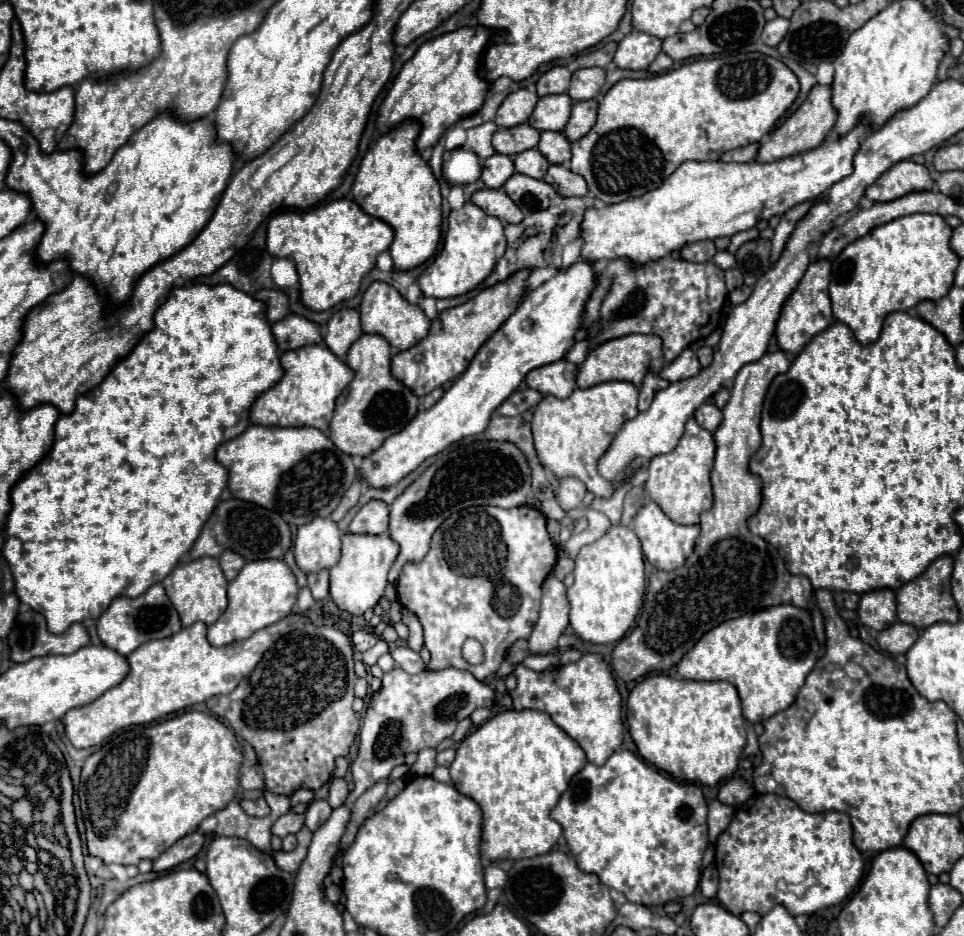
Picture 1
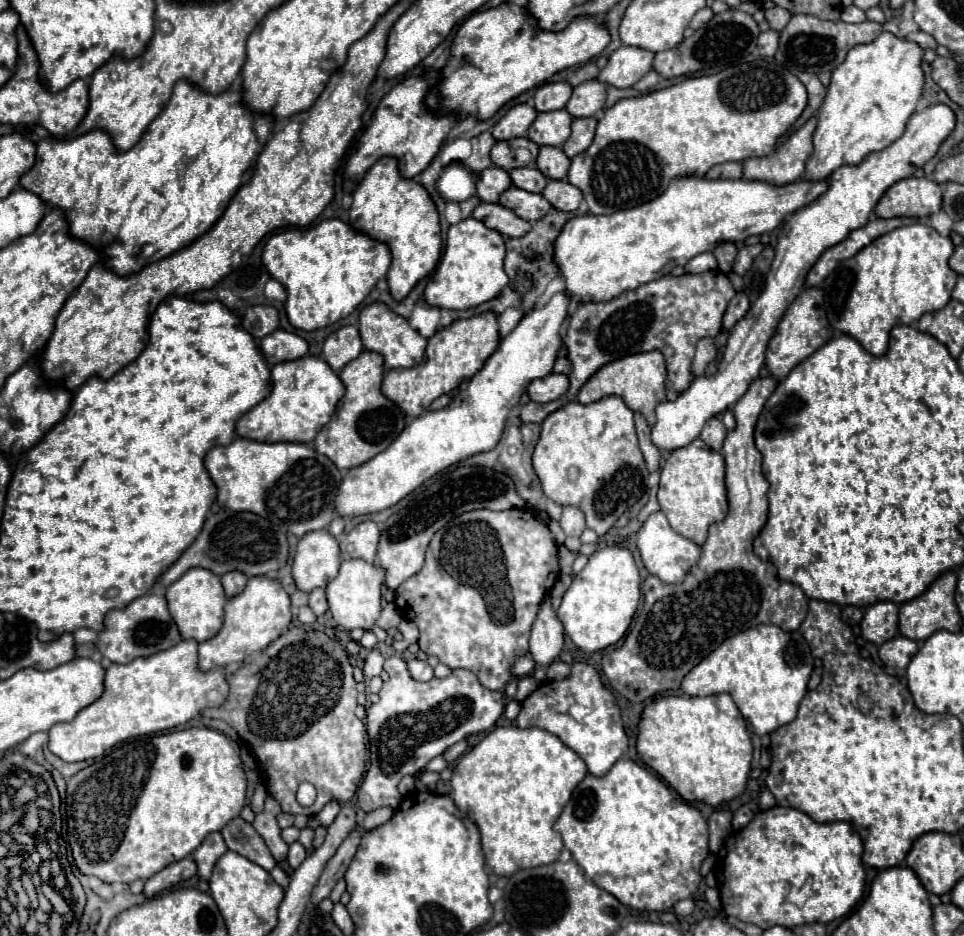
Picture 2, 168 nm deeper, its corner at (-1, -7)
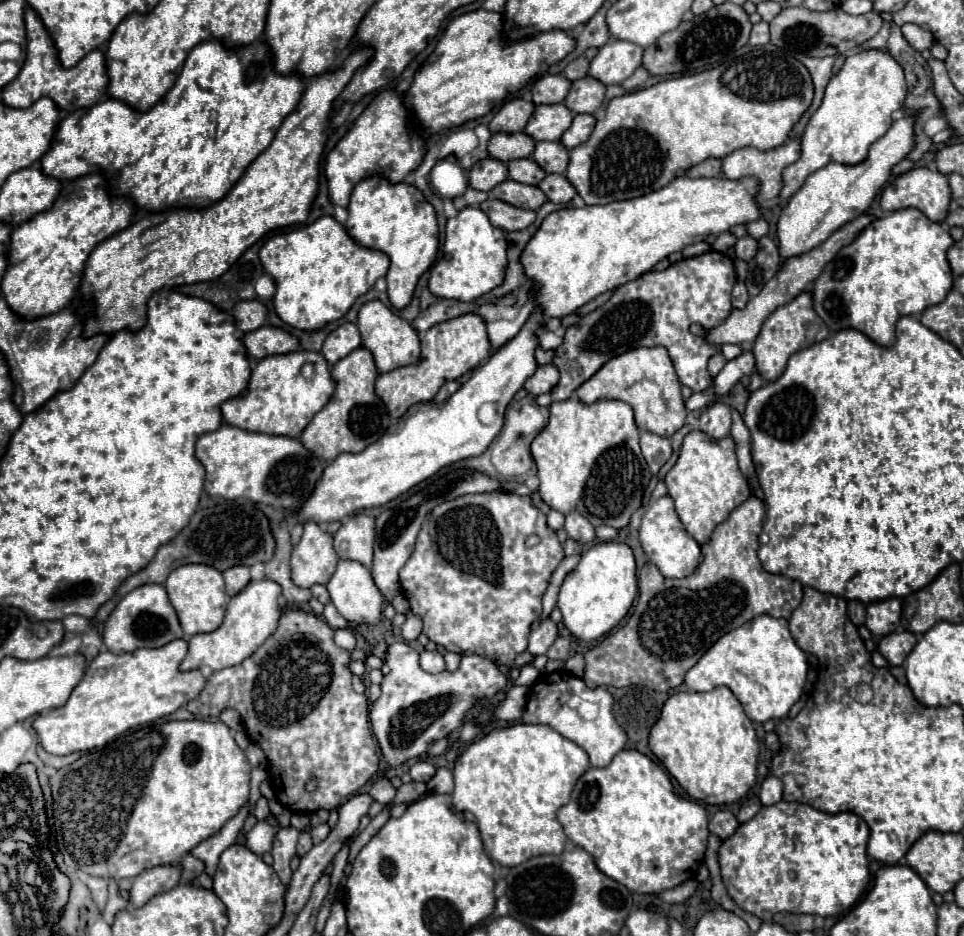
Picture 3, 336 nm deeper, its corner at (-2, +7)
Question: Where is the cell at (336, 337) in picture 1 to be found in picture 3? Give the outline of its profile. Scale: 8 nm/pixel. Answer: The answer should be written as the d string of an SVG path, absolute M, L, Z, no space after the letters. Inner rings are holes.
M343 323L327 335L321 353L327 359L327 363L333 365L357 347L361 347L361 333L359 333L357 325L355 323Z

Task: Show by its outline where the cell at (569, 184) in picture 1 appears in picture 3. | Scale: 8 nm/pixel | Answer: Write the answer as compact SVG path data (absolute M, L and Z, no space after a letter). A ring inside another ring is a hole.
M549 173L541 183L539 183L539 189L547 195L549 201L553 203L569 203L577 191L573 189L573 185L567 181L565 175L559 175L559 173Z

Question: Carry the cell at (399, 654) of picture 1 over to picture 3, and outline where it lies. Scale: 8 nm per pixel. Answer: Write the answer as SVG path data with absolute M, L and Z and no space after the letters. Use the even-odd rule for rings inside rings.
M423 651L419 663L427 673L441 673L445 669L445 661L439 651Z

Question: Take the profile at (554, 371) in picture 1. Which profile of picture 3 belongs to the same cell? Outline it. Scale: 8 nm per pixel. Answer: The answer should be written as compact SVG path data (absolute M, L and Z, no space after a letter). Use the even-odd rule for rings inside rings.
M541 365L537 367L537 371L525 381L525 389L531 395L541 395L541 393L549 393L553 389L553 385L557 385L559 381L559 373L555 365Z

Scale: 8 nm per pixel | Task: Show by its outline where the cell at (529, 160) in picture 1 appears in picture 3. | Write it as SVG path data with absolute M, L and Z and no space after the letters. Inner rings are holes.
M531 157L507 161L507 167L509 167L509 177L519 183L539 185L539 181L545 177L545 171Z

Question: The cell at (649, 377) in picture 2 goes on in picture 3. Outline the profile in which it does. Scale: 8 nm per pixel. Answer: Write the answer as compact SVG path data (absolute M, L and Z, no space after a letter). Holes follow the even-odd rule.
M645 347L631 349L623 355L609 359L585 385L579 385L575 391L579 401L595 403L597 399L619 399L633 407L635 421L639 429L671 437L685 423L685 401L681 397L681 383L669 359L667 349Z

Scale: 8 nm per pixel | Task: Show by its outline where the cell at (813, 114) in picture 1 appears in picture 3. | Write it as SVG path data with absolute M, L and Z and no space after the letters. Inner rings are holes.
M799 137L789 139L787 143L769 151L743 147L723 159L723 177L727 179L757 177L761 181L757 201L765 201L779 195L783 185L783 169L797 161L799 155L801 155Z

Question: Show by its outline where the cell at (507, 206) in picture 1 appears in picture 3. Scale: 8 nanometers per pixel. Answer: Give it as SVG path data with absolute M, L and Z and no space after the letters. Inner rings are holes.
M487 199L479 207L481 207L481 211L487 213L489 221L499 223L495 227L499 227L503 231L521 231L535 221L535 211L519 209L515 205L499 201L499 199Z

